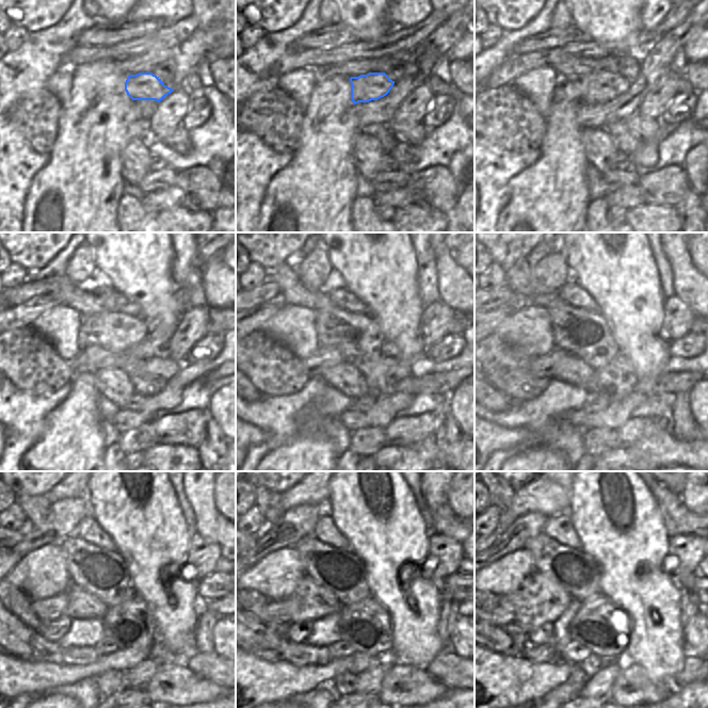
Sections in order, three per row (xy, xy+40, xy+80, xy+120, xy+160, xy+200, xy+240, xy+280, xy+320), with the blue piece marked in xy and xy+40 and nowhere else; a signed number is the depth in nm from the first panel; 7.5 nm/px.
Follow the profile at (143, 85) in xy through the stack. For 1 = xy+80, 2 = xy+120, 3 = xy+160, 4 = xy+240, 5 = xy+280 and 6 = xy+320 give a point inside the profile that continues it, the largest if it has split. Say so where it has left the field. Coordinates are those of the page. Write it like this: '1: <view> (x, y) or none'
1: xy+80 (600, 87)
2: xy+120 (115, 332)
3: xy+160 (354, 335)
4: xy+240 (103, 573)
5: xy+280 (342, 573)
6: xy+320 (578, 573)

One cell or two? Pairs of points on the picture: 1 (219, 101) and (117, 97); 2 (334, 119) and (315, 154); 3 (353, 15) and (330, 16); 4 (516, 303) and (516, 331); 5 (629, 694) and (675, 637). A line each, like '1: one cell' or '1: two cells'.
1: two cells
2: one cell
3: two cells
4: two cells
5: two cells

